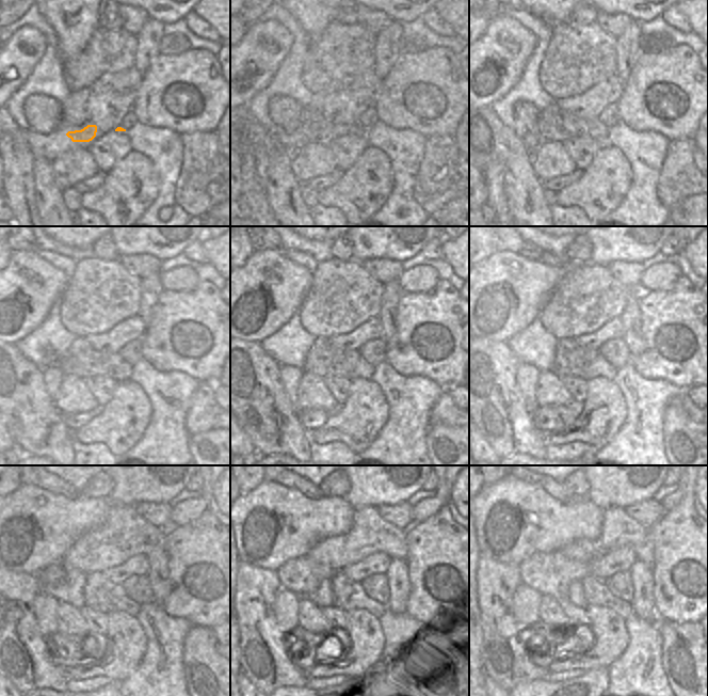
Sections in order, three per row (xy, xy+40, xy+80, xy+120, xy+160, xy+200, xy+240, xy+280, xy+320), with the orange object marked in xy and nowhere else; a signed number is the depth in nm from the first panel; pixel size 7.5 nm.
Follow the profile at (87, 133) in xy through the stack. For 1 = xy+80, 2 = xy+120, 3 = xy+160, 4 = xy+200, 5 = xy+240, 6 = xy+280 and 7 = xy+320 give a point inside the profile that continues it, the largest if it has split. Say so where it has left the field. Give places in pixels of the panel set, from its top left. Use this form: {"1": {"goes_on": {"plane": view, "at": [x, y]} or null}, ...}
{"1": {"goes_on": {"plane": "xy+80", "at": [569, 126]}}, "2": {"goes_on": {"plane": "xy+120", "at": [94, 363]}}, "3": {"goes_on": {"plane": "xy+160", "at": [336, 362]}}, "4": {"goes_on": {"plane": "xy+200", "at": [577, 361]}}, "5": {"goes_on": {"plane": "xy+240", "at": [102, 595]}}, "6": {"goes_on": {"plane": "xy+280", "at": [348, 595]}}, "7": {"goes_on": {"plane": "xy+320", "at": [595, 591]}}}

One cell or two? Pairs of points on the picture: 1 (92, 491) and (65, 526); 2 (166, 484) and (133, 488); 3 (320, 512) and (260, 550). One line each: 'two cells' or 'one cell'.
1: two cells
2: one cell
3: one cell

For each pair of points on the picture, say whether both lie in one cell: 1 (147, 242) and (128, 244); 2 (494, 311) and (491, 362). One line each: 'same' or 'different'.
1: same
2: different

